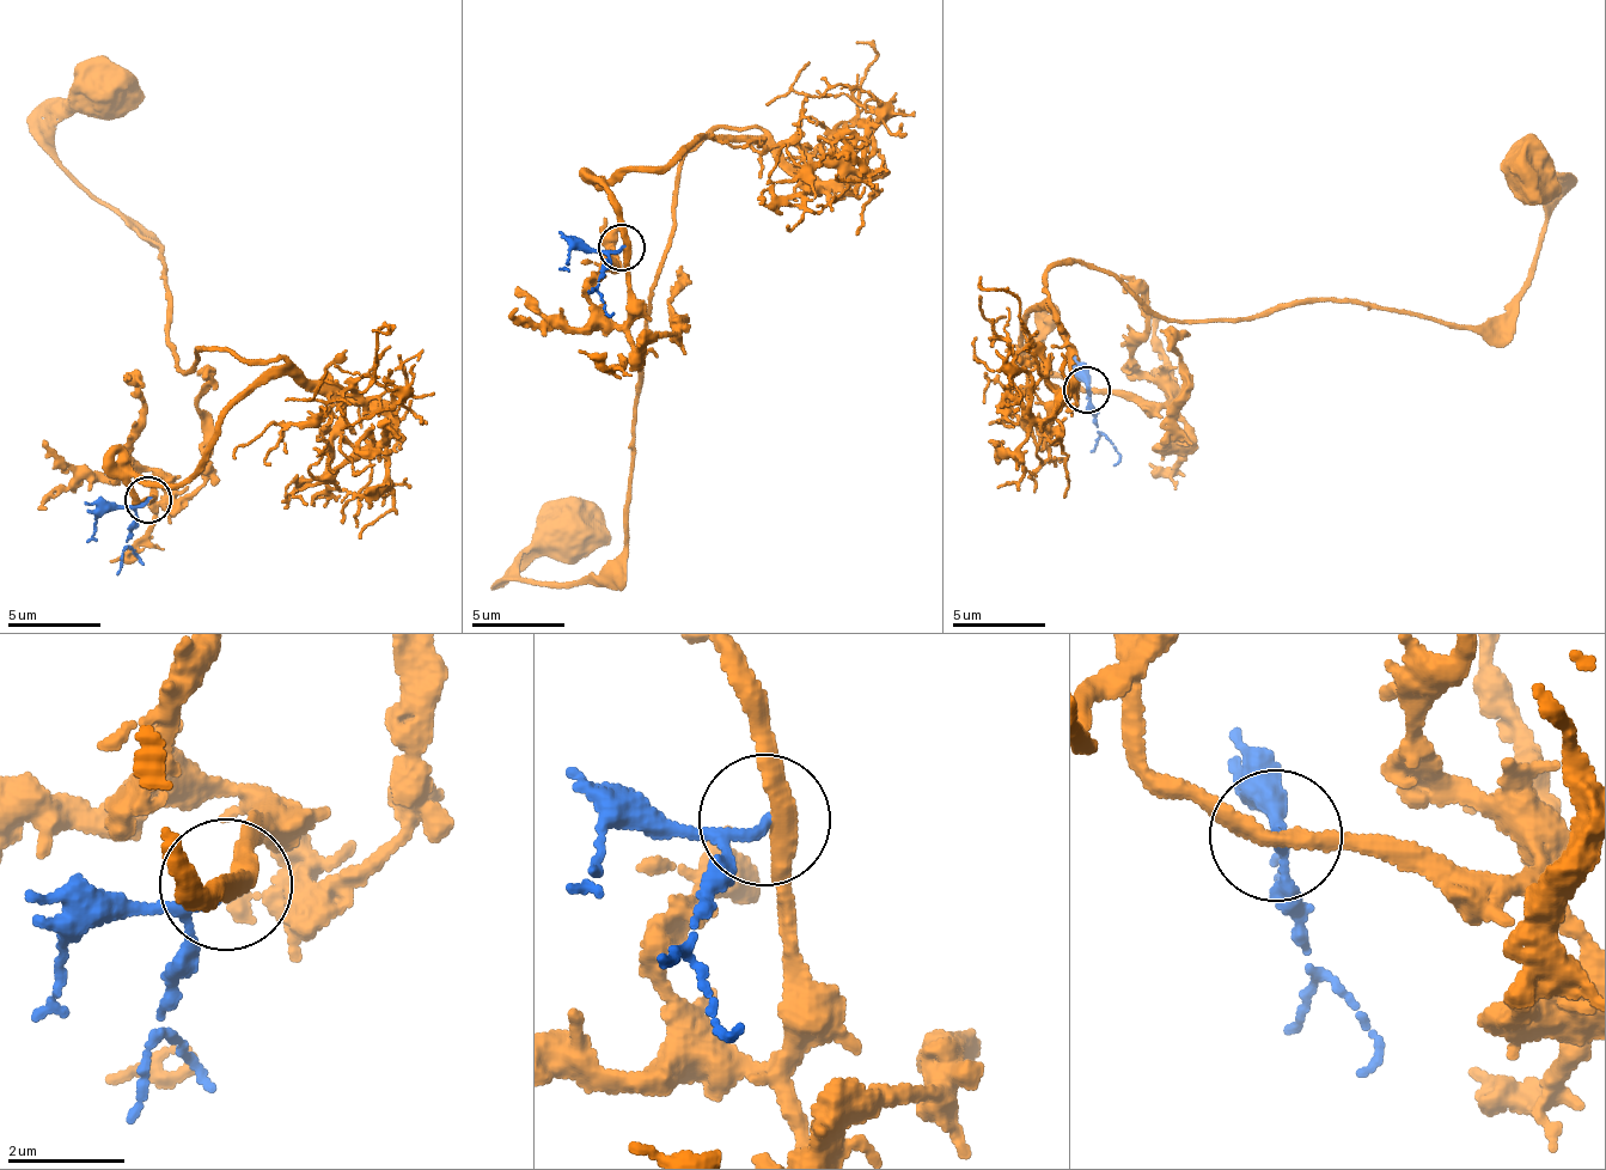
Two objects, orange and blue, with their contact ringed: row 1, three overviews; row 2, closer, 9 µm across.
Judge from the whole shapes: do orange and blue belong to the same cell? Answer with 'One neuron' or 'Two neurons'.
Two neurons

